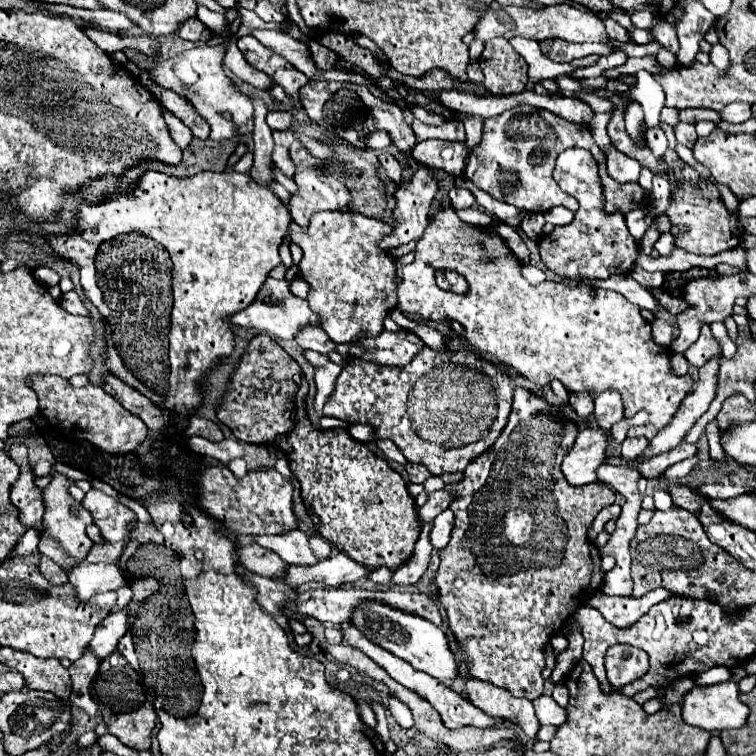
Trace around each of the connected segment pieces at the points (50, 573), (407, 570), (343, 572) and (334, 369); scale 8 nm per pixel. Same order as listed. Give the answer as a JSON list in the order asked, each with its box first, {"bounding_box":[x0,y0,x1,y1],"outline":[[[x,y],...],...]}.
[{"bounding_box":[40,556,68,586],"outline":[[[44,556],[40,558],[40,574],[54,586],[64,586],[68,582],[68,574],[60,566],[56,566],[56,562],[52,562]]]},{"bounding_box":[392,524,432,585],"outline":[[[426,524],[420,530],[420,538],[416,542],[414,554],[394,572],[392,582],[395,585],[414,585],[422,575],[428,570],[430,560],[432,560],[432,546],[430,546],[430,528],[432,524]]]},{"bounding_box":[284,552,372,588],"outline":[[[338,552],[336,556],[330,556],[314,566],[292,566],[284,582],[288,582],[292,588],[298,588],[306,582],[324,582],[328,586],[340,586],[368,578],[370,570],[372,568],[354,562],[348,554]]]},{"bounding_box":[314,362,342,414],"outline":[[[328,362],[322,368],[316,368],[316,402],[314,402],[314,410],[318,414],[322,414],[322,408],[326,406],[332,390],[336,390],[336,378],[340,374],[342,366]]]}]

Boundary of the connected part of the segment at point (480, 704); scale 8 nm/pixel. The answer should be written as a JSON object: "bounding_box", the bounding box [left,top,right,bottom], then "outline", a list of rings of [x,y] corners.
{"bounding_box":[466,678,540,738],"outline":[[[476,678],[466,680],[466,696],[476,708],[484,710],[494,718],[516,724],[528,738],[536,738],[540,724],[534,716],[530,700],[514,698],[506,690],[500,690],[490,682],[480,682]]]}

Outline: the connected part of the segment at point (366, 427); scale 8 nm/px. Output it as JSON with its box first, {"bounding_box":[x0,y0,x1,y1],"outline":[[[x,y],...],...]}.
{"bounding_box":[348,424,376,444],"outline":[[[354,424],[354,426],[348,428],[348,432],[352,434],[352,438],[358,438],[364,444],[370,442],[370,440],[374,440],[374,436],[376,436],[374,426],[370,426],[370,424]]]}

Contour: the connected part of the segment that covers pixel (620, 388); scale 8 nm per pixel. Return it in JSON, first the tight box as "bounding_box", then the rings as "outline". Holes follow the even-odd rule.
{"bounding_box":[398,208,694,440],"outline":[[[438,208],[434,220],[428,224],[424,236],[416,242],[416,258],[412,264],[404,266],[400,286],[398,286],[398,310],[404,314],[416,314],[422,320],[432,322],[452,322],[458,320],[466,332],[466,344],[498,362],[510,366],[522,378],[544,388],[550,386],[550,378],[556,378],[564,384],[568,392],[590,392],[592,398],[598,398],[606,390],[616,390],[622,396],[624,418],[632,418],[638,410],[648,410],[650,420],[646,426],[630,426],[628,436],[644,436],[652,440],[676,414],[680,402],[694,386],[690,374],[678,376],[670,366],[670,348],[660,346],[652,338],[650,322],[640,316],[640,308],[630,304],[622,294],[614,290],[592,288],[584,282],[578,286],[564,286],[560,282],[542,282],[532,286],[522,276],[522,262],[510,250],[508,242],[494,232],[492,228],[474,228],[462,222],[454,208]],[[438,268],[456,270],[468,282],[468,292],[456,294],[442,290],[436,284]]]}

